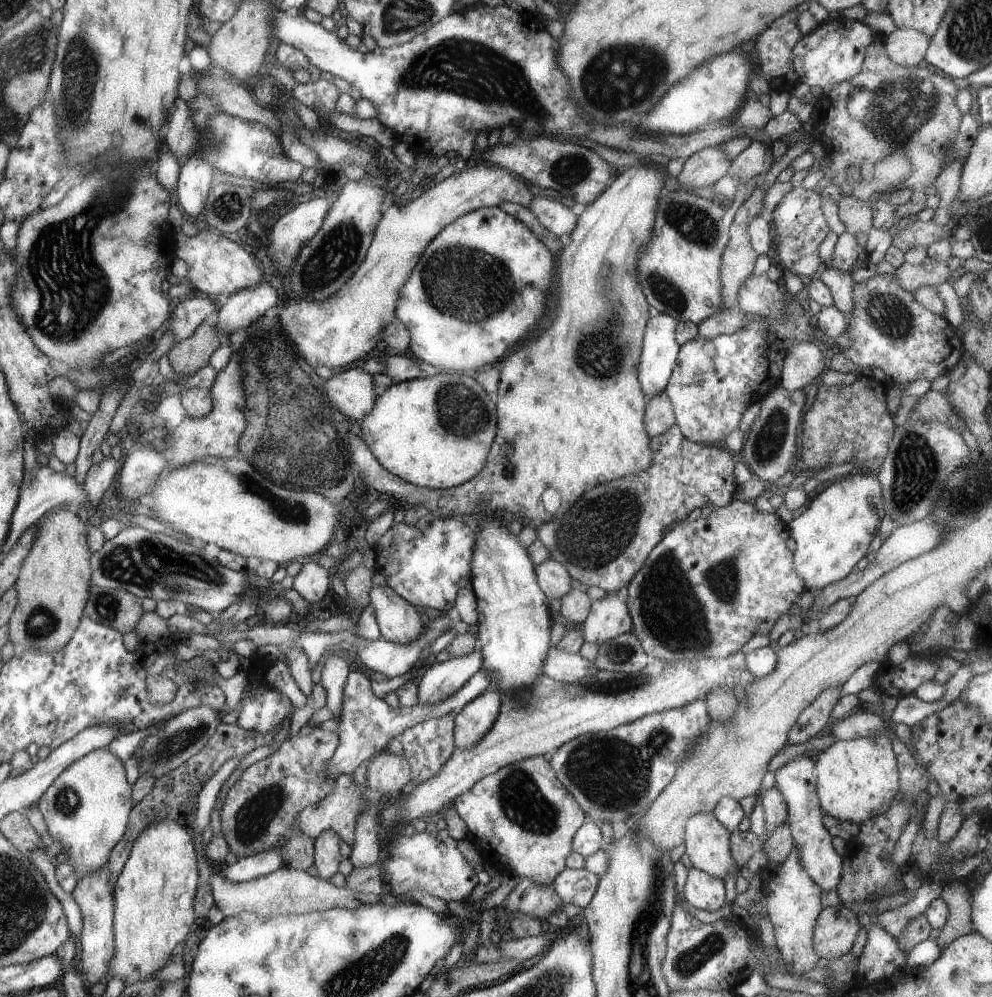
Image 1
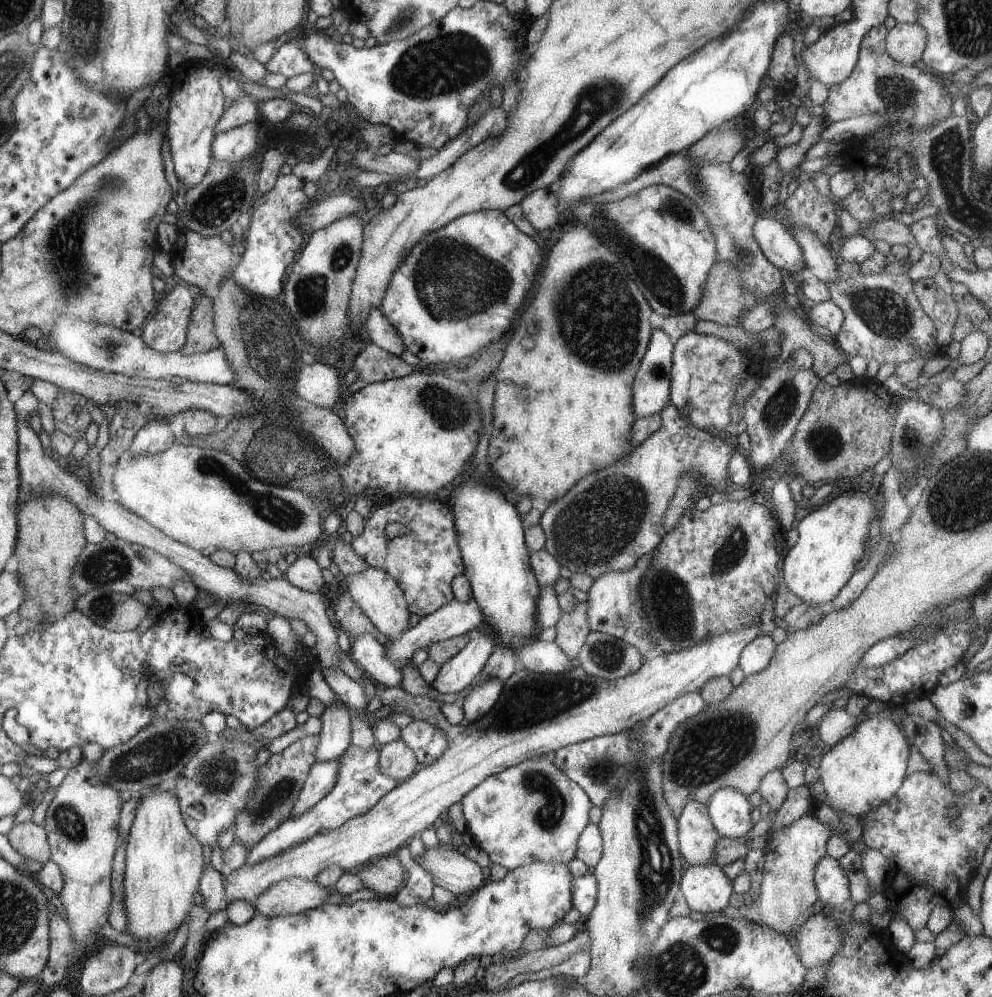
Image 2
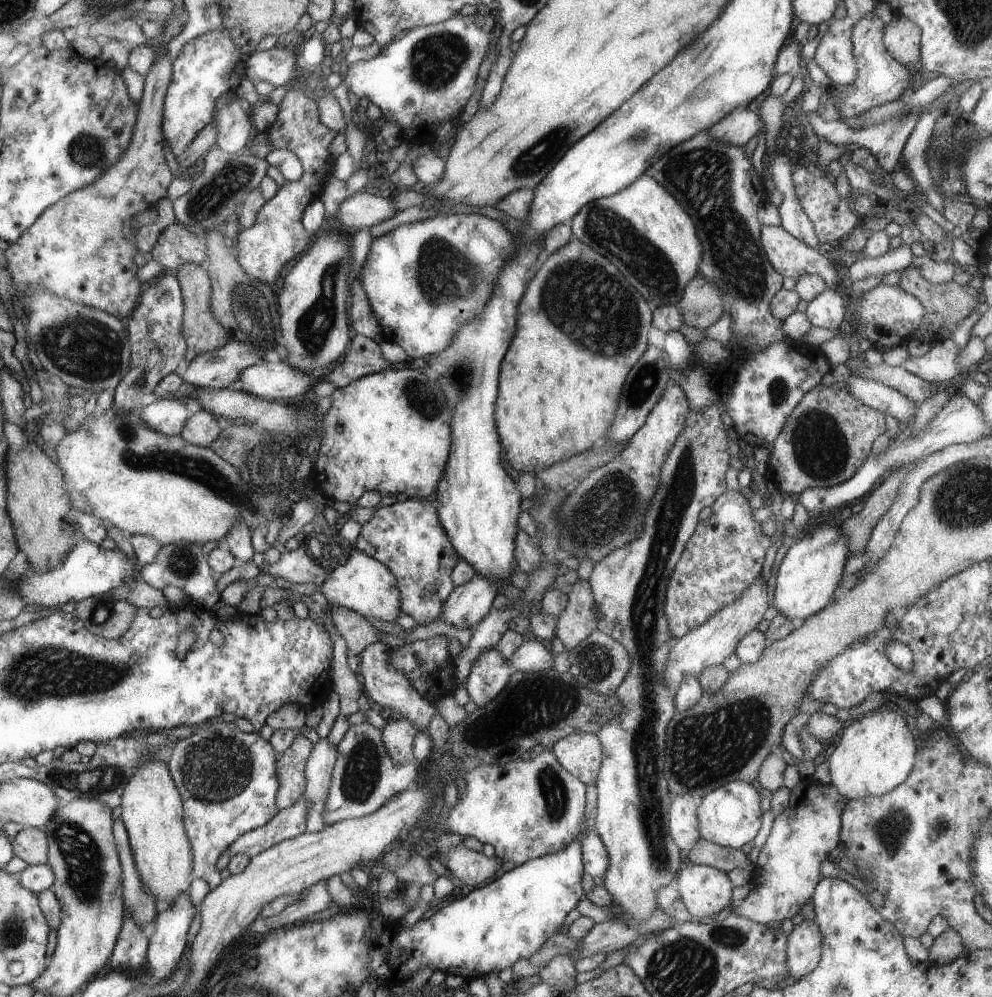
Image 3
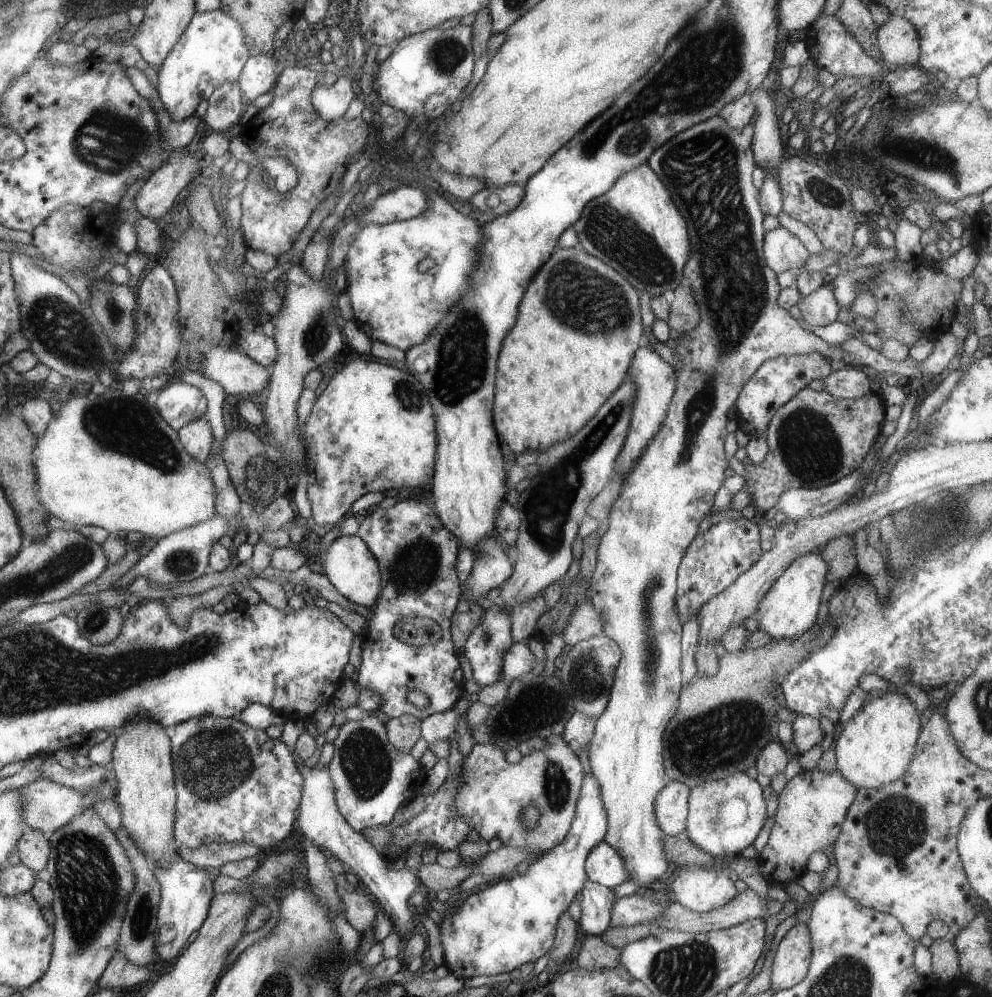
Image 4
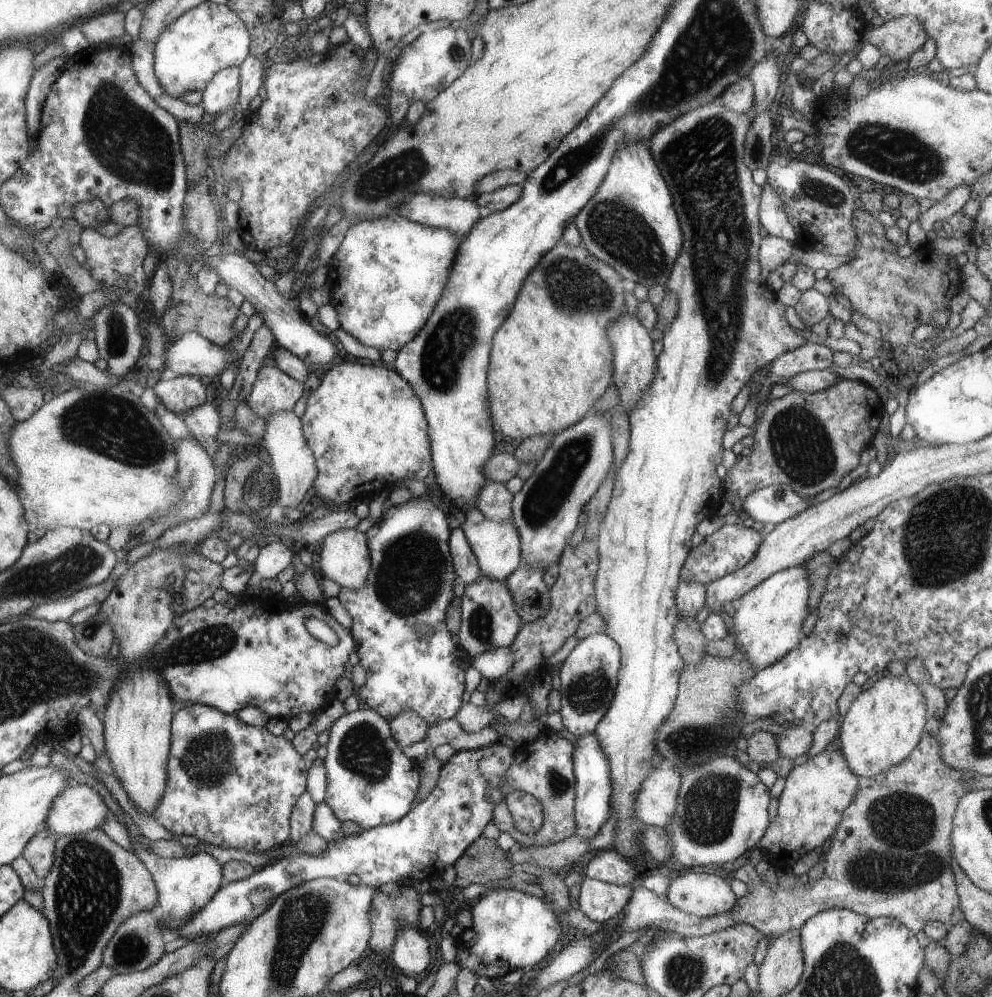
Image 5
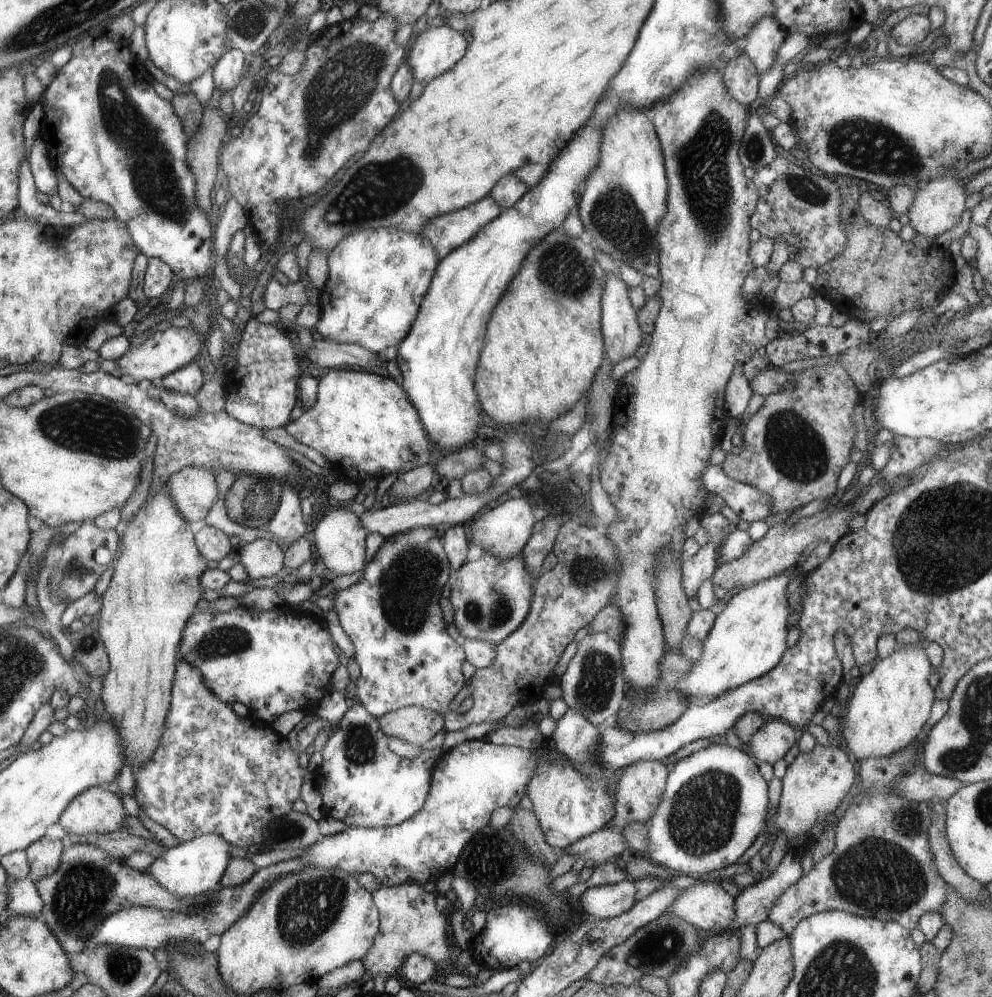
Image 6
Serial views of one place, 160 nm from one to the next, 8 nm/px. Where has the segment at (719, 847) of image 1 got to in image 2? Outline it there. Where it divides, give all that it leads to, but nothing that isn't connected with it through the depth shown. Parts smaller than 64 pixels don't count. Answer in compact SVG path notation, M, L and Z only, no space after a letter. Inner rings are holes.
M688 802L677 818L677 827L685 866L715 864L715 846L721 836L712 824L706 805Z

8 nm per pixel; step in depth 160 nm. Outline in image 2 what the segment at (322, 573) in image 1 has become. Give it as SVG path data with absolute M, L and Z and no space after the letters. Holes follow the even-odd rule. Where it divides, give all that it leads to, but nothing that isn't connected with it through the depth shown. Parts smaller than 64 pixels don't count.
M309 555L297 558L286 570L285 575L292 586L309 593L321 592L324 584L322 569Z

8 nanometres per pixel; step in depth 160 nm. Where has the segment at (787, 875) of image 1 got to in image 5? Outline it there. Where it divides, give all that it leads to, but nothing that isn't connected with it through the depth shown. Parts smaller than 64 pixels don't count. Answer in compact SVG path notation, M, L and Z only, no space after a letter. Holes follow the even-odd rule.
M824 750L817 757L794 766L777 798L777 816L768 825L756 847L772 863L772 867L779 866L782 869L789 869L794 860L801 859L809 852L823 851L834 836L846 808L850 806L858 785L858 776L850 770L839 750Z

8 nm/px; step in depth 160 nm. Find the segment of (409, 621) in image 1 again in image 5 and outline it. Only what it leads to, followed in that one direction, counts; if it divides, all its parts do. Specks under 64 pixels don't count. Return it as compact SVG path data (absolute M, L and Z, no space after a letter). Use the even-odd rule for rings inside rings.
M342 529L327 534L320 552L322 574L342 589L360 589L372 568L368 547L368 536L356 529Z

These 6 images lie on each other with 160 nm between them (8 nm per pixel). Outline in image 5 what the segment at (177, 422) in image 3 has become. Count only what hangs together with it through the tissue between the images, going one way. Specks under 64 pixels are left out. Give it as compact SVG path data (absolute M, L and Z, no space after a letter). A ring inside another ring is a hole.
M190 375L160 380L153 386L153 389L158 401L162 402L170 412L180 417L184 417L185 414L206 402L206 386L198 380L198 377Z

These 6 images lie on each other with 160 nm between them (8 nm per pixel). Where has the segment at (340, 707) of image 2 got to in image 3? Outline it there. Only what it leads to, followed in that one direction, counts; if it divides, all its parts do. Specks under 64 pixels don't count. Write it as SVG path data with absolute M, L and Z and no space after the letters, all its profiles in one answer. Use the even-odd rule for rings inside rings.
M328 737L321 738L313 744L313 750L305 766L307 788L302 796L307 798L309 804L306 823L308 832L320 832L328 826L323 816L337 754L337 745L332 744Z

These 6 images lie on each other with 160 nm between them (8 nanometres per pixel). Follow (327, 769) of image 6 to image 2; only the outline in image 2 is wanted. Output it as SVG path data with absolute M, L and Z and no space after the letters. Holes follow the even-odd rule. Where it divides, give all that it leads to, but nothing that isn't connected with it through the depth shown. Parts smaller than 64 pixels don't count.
M350 745L341 758L338 778L335 787L311 809L297 817L286 819L277 829L264 838L258 845L248 850L245 864L249 867L258 865L265 859L276 857L291 847L308 841L320 830L340 829L354 817L368 813L382 797L397 788L400 782L386 776L380 769L380 747L365 751L361 747Z

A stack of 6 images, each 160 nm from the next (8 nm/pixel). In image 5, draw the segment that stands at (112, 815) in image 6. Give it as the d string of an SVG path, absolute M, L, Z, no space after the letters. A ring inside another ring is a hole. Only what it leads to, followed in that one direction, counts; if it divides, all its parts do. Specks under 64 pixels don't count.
M73 783L53 800L44 826L59 836L90 832L105 824L109 812L96 791Z

